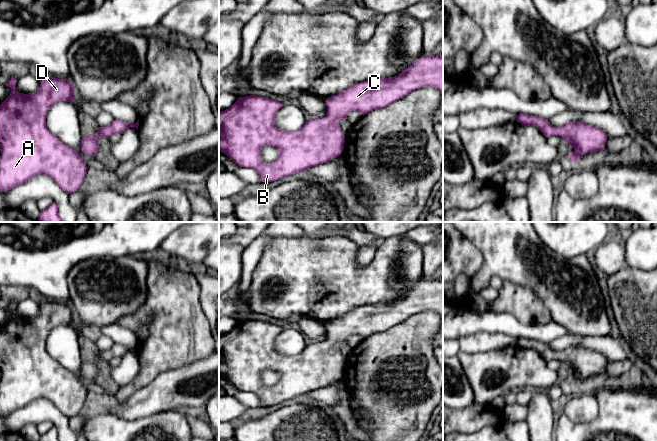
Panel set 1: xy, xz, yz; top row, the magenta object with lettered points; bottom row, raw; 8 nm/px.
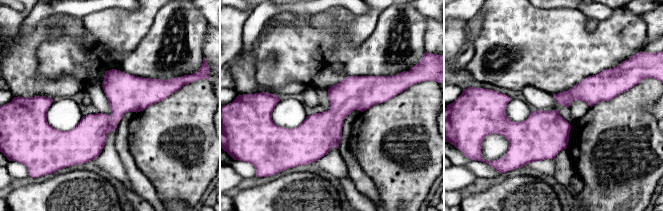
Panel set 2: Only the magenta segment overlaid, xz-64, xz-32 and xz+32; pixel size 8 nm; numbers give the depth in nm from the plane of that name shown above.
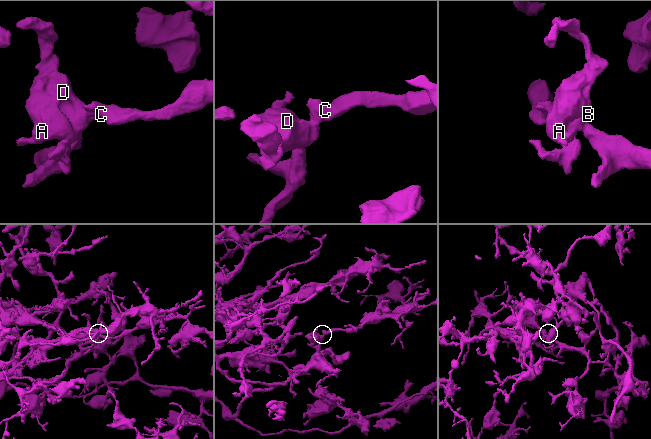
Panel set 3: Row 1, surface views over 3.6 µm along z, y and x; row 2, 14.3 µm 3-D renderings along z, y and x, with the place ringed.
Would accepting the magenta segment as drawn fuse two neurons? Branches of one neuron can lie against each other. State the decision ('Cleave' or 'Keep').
Keep

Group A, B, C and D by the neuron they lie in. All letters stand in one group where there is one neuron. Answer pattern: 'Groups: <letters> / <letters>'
Groups: A B C D

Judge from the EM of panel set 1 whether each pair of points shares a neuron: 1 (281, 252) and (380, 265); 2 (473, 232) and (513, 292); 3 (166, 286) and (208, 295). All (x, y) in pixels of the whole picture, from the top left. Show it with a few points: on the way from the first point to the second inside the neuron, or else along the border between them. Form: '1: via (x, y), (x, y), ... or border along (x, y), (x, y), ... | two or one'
1: via (306, 272), (355, 272) | one
2: border along (503, 280), (508, 280), (528, 288) | two
3: border along (193, 271), (199, 285), (200, 306), (206, 316) | two

